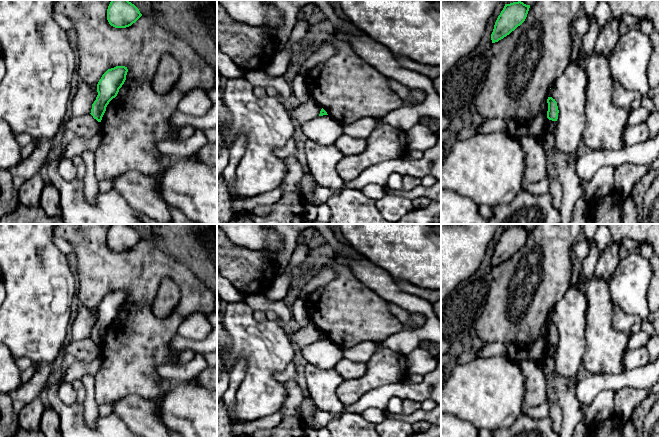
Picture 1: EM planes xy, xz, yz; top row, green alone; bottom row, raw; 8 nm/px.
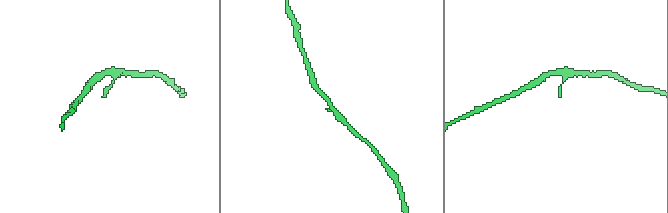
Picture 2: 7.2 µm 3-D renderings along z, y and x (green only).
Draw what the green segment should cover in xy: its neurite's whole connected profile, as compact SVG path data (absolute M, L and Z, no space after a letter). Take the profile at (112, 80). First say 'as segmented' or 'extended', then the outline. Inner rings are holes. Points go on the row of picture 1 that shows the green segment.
as segmented | M116 66L108 69L97 84L98 95L92 104L91 115L101 122L109 102L115 98L126 80L128 69L125 66Z

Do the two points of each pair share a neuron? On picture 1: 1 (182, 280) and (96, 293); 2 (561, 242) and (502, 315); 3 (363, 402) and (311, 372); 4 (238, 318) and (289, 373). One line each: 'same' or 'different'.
1: same
2: same
3: different
4: different

